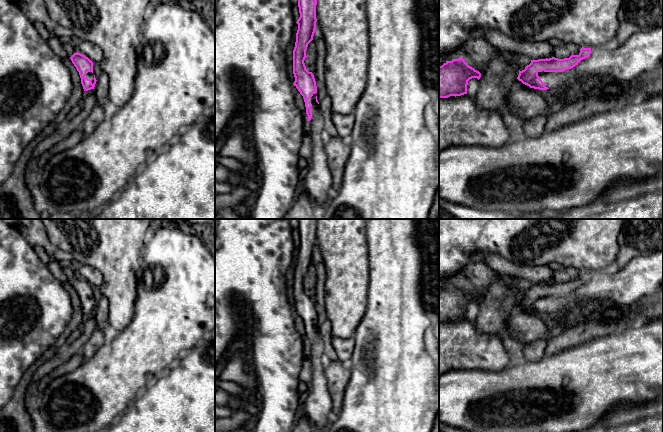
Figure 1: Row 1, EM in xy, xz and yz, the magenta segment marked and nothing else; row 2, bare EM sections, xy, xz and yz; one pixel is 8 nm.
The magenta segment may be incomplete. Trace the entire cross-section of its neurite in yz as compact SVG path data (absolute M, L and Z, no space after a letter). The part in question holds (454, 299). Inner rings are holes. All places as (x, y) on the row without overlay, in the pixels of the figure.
M463 281L446 285L439 290L439 322L467 318L468 305L481 301L481 297L469 290Z

